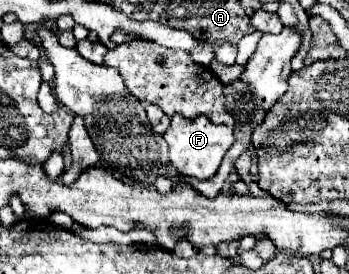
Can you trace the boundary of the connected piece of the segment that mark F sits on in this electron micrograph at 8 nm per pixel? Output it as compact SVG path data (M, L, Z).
M181 114L173 116L171 126L163 134L163 138L169 146L169 162L179 170L179 174L189 176L189 178L197 178L197 180L213 178L217 174L221 158L235 142L231 126L217 126L207 116L187 120Z

